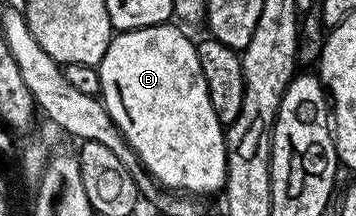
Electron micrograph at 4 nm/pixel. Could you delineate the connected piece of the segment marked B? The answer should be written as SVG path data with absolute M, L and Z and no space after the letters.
M168 21L145 29L115 33L98 65L99 95L115 127L139 158L139 164L160 188L204 197L226 188L227 141L224 124L220 123L217 113L213 113L213 101L209 101L201 61L197 61L197 46L182 30L186 31Z

